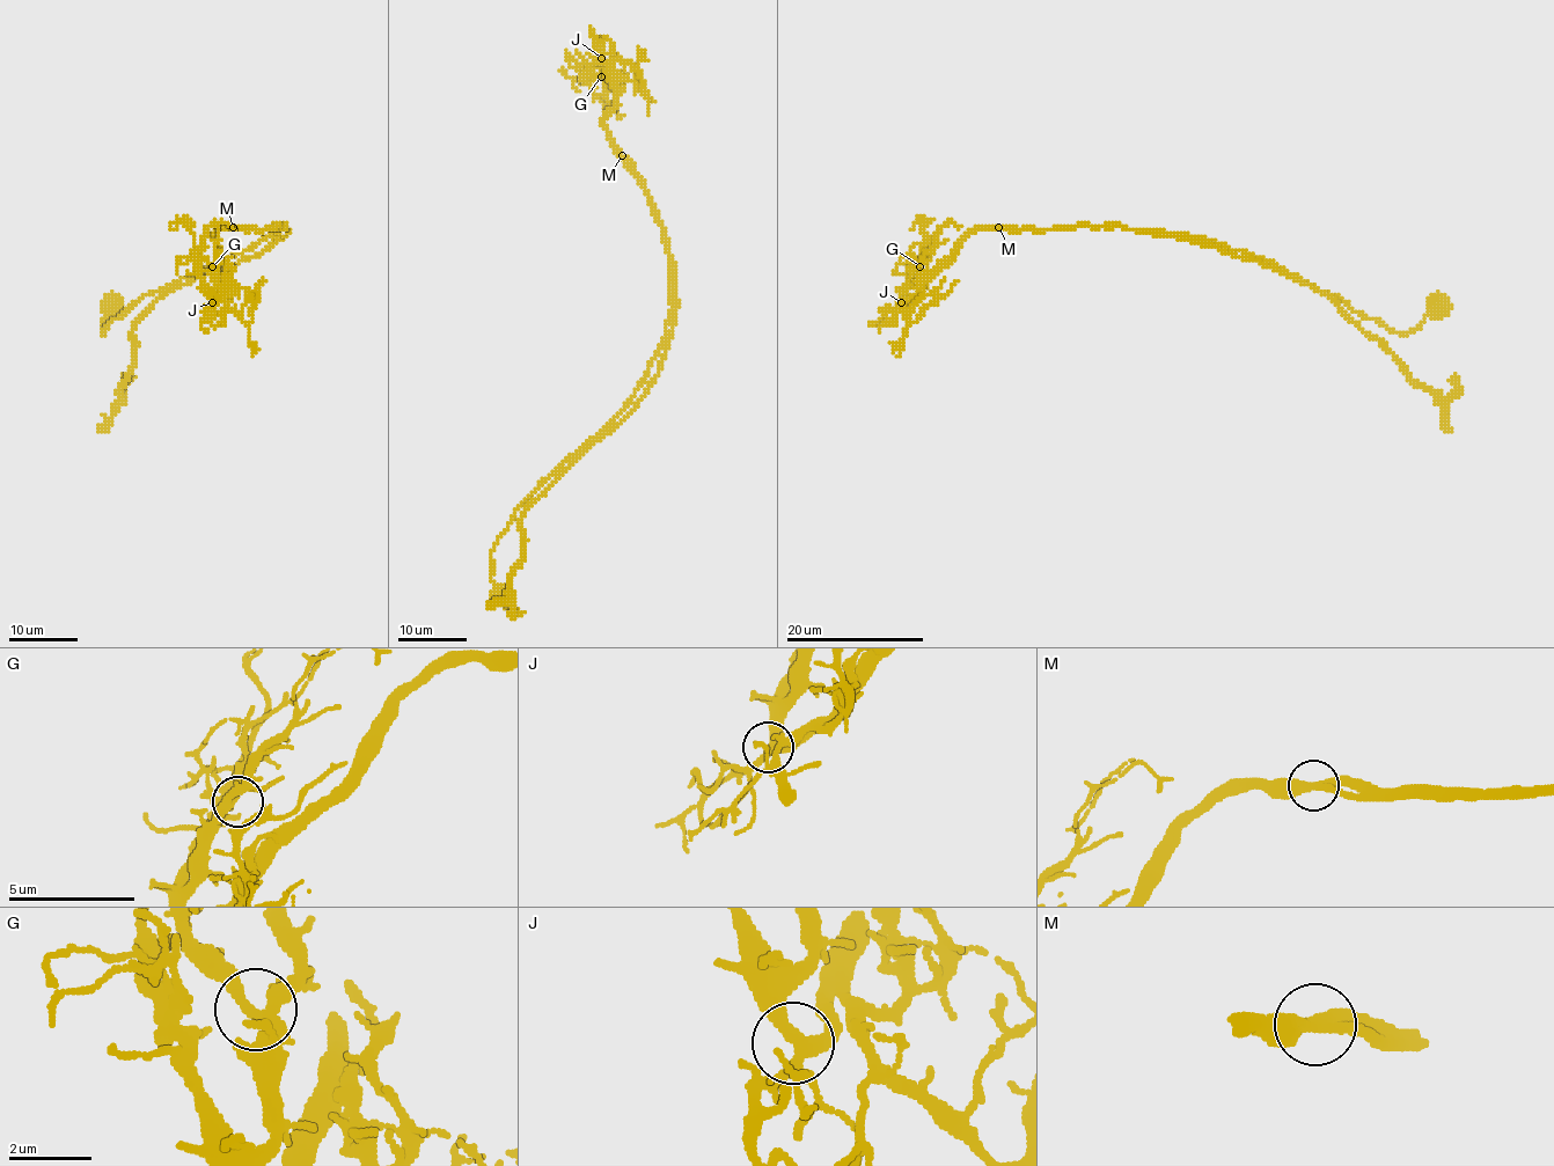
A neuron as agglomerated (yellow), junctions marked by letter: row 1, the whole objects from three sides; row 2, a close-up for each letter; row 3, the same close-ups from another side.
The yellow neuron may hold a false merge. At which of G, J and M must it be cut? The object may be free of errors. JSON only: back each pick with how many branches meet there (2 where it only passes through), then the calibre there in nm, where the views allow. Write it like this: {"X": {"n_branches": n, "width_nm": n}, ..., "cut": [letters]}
{"cut": []}

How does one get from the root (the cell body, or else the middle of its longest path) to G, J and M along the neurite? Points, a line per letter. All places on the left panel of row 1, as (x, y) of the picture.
G: (112, 309), (102, 334), (145, 295), (280, 225), (222, 228), (215, 244), (226, 285), (215, 284), (212, 266)
J: (112, 309), (102, 334), (145, 295), (283, 230), (280, 225), (217, 234), (226, 285), (212, 302)
M: (112, 309), (104, 317), (102, 334), (145, 295), (283, 230), (280, 225), (270, 228), (233, 227)

